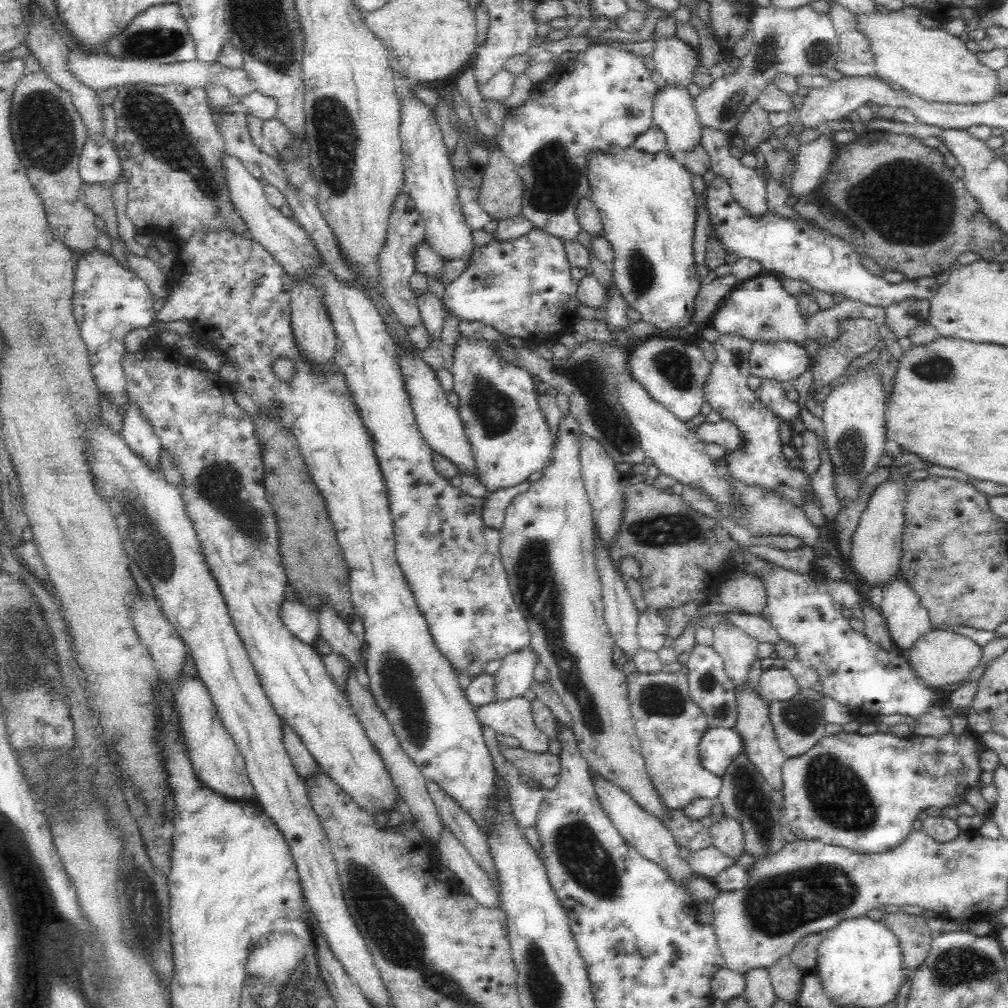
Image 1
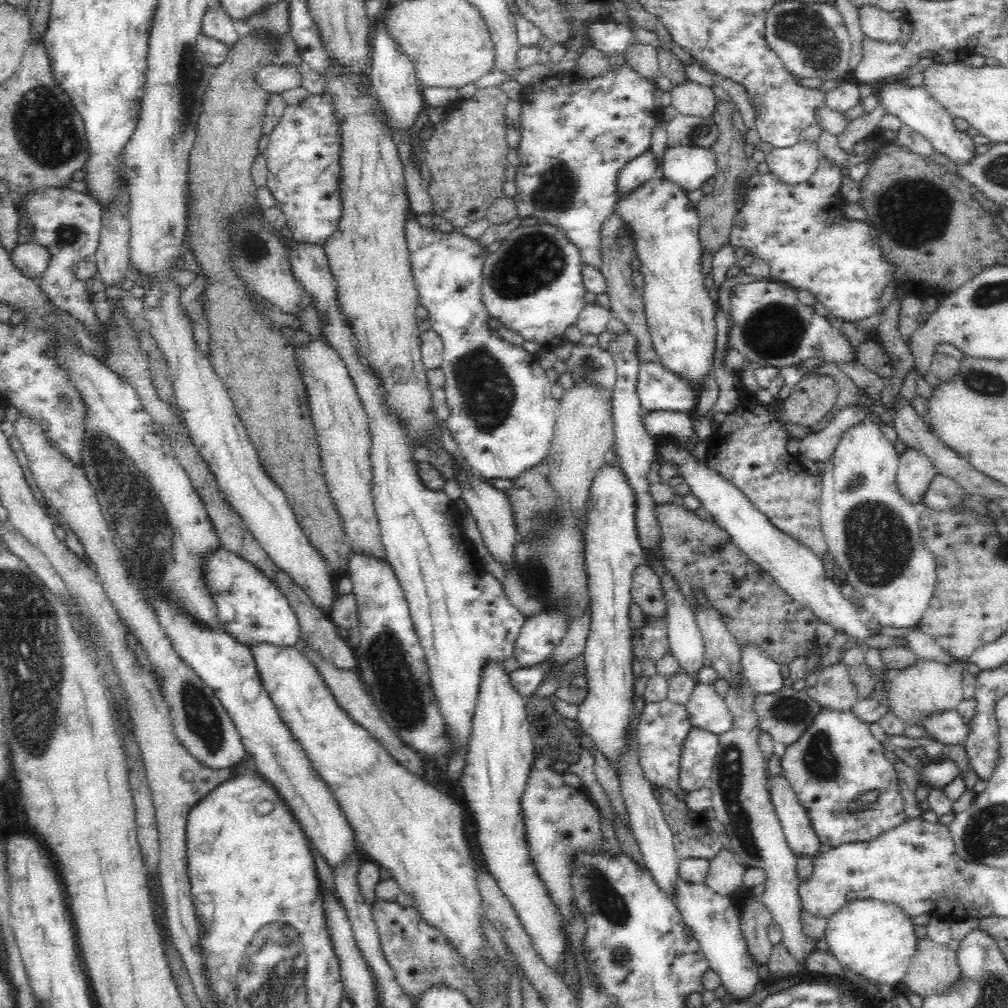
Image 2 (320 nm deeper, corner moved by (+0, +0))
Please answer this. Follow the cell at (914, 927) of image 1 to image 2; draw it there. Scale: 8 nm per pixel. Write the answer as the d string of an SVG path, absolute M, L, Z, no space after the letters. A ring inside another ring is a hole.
M927 936L917 942L916 954L900 986L908 987L924 1000L927 996L951 989L960 979L957 953L948 945L936 943Z

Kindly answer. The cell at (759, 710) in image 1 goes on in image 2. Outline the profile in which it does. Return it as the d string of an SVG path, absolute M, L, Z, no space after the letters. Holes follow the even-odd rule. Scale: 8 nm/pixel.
M774 755L770 760L772 773L772 805L784 831L784 839L792 849L794 857L806 856L812 862L820 854L820 839L812 827L808 811L800 804L789 781L785 778L781 758Z

